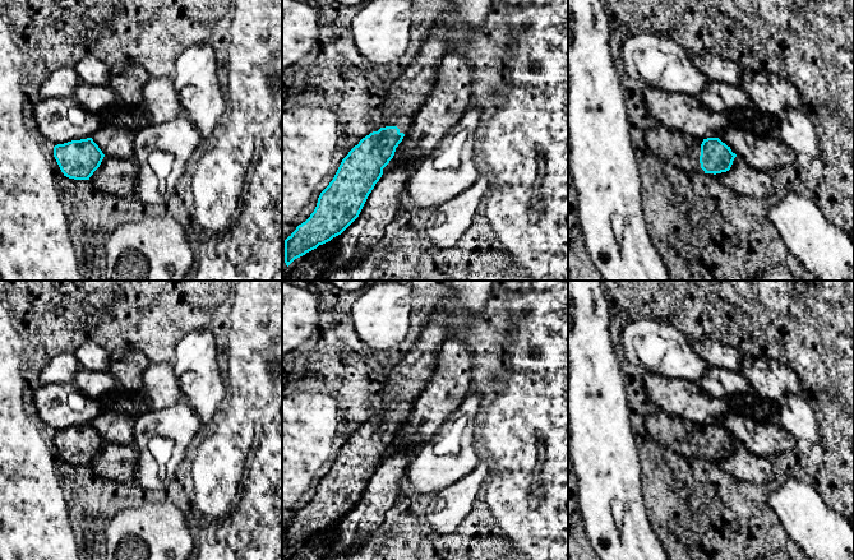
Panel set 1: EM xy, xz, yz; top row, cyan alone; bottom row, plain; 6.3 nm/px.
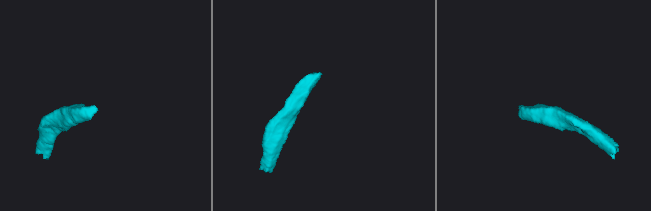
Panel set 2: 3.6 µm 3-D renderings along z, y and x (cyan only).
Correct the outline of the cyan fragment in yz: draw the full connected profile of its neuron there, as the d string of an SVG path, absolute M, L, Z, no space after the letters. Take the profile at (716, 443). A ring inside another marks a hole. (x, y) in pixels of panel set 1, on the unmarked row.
M661 409L646 417L646 429L661 446L685 458L726 458L737 443L719 424L700 425Z

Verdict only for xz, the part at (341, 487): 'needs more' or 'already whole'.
needs more

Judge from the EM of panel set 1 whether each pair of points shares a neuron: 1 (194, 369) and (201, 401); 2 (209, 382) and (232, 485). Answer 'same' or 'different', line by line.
1: same
2: different

